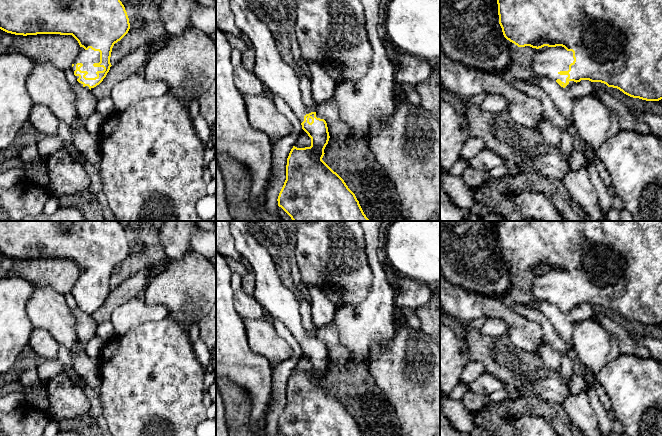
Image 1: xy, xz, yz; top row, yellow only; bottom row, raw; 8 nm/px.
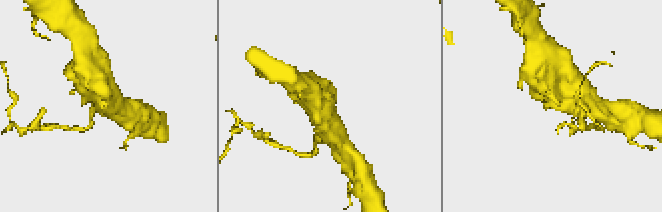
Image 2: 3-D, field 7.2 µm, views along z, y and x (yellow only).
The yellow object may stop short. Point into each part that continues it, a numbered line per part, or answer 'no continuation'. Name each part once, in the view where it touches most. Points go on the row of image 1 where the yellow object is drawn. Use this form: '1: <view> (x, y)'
1: xy (88, 57)

